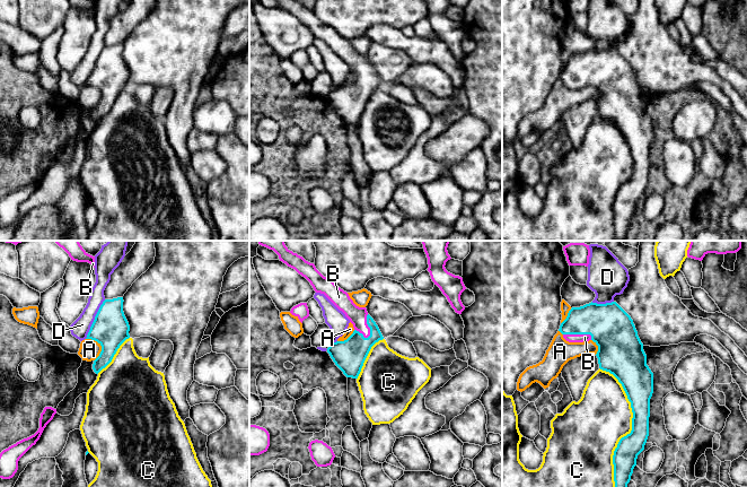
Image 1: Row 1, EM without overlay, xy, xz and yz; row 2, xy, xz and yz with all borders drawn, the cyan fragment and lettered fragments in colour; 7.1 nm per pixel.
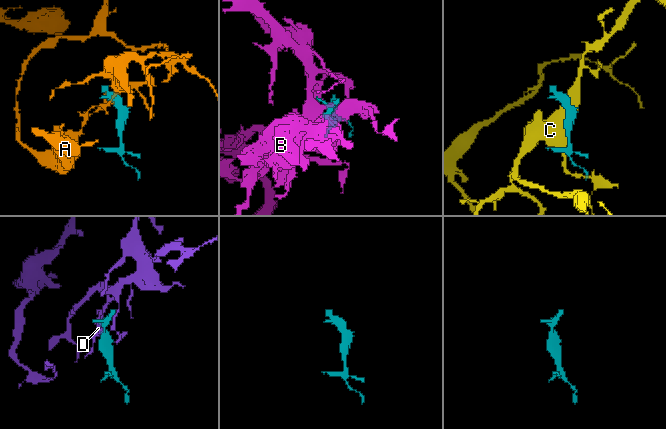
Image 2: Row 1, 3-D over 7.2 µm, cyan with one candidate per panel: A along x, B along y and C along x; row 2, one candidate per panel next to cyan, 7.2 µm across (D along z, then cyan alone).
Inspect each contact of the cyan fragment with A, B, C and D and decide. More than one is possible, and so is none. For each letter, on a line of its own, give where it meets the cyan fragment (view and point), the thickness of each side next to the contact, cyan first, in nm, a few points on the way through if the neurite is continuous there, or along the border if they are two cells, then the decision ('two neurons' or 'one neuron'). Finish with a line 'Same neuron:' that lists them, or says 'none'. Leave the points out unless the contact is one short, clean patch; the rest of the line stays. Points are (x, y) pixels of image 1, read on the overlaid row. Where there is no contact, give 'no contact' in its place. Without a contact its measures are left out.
A: meets cyan in xy at (100, 345); 260 nm thick on the cyan side, 150 nm on the other; two neurons
B: meets cyan in xz at (368, 325); 220 nm thick on the cyan side, 130 nm on the other; one neuron
C: meets cyan in yz at (632, 425); 190 nm thick on the cyan side, 400 nm on the other; two neurons
D: meets cyan in xy at (95, 319); 260 nm thick on the cyan side, 130 nm on the other; two neurons
Same neuron: B

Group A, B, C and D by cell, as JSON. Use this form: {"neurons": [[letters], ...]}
{"neurons": [["A"], ["B"], ["C"], ["D"]]}

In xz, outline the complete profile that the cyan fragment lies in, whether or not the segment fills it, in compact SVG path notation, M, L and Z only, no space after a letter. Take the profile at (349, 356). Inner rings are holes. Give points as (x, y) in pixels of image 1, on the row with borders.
M258 241L258 244L273 250L280 261L305 277L316 293L324 294L353 324L353 333L344 341L333 342L327 353L346 377L358 379L371 347L384 339L367 308L357 306L346 292L324 277L314 263L290 251L284 241Z

